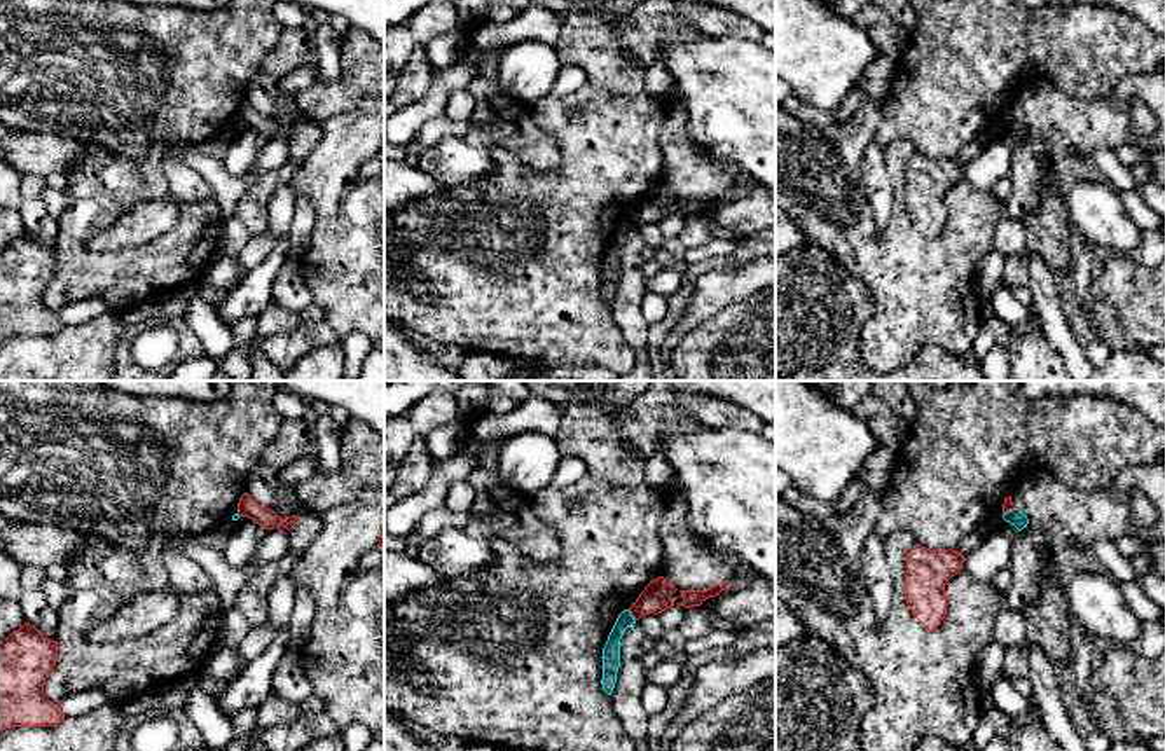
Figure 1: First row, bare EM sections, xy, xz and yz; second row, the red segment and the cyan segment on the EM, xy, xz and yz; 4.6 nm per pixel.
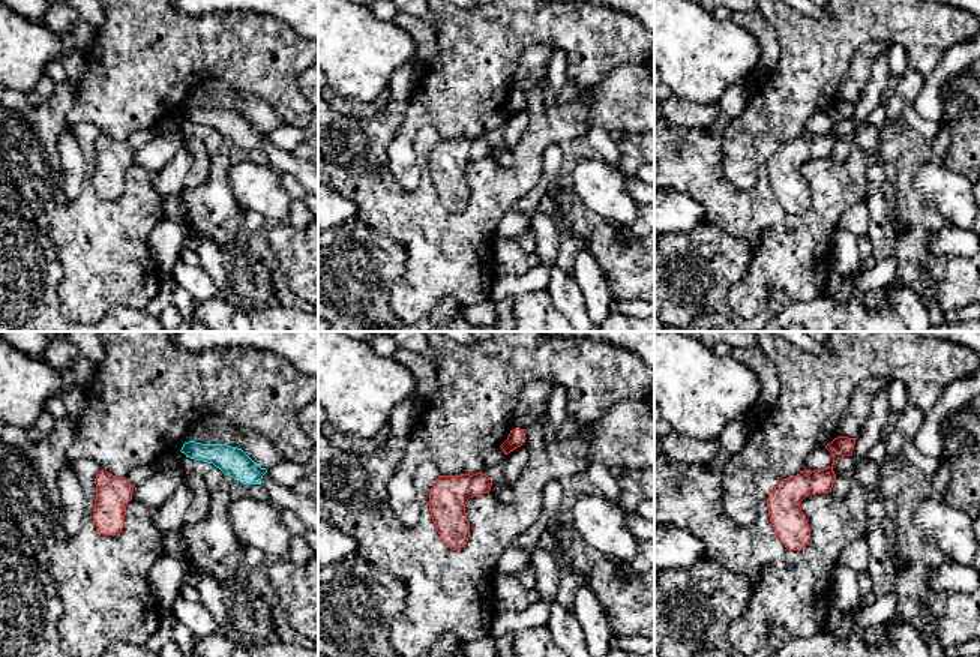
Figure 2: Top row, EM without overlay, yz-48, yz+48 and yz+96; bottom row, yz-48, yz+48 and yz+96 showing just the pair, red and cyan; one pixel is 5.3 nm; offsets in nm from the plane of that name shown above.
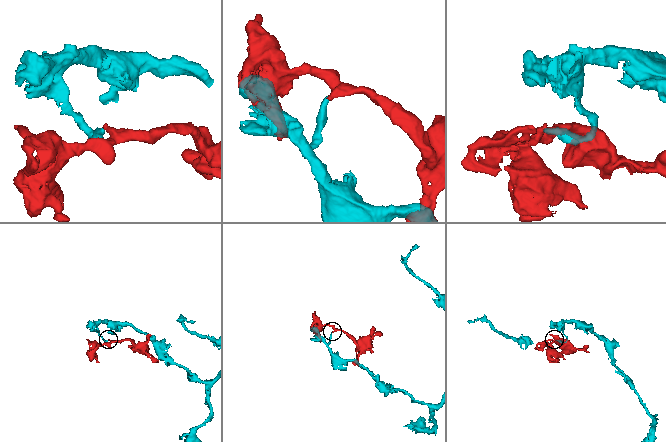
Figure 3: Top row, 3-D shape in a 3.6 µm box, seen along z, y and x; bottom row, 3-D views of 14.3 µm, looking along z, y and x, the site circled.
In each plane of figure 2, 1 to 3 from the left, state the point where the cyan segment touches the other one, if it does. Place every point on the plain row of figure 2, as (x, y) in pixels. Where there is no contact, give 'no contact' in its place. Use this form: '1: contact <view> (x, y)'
1: no contact
2: no contact
3: no contact

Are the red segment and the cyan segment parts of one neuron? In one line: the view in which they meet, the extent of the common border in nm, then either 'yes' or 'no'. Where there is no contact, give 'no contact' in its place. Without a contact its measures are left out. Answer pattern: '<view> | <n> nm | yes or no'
xz | 70 nm | no

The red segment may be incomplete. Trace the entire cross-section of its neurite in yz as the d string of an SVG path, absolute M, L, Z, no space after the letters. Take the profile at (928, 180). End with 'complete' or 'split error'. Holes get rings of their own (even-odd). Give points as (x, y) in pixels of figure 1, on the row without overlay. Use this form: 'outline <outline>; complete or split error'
outline M919 152L906 164L905 210L912 224L933 241L947 224L945 192L962 178L964 164Z; complete

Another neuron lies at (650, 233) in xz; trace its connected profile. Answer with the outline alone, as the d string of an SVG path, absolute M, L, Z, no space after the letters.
M653 222L641 225L639 229L636 229L636 232L639 234L643 245L660 246L664 239L658 224Z

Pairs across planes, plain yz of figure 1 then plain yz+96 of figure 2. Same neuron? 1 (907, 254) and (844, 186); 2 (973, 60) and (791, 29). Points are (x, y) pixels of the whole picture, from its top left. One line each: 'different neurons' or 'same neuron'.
1: same neuron
2: same neuron

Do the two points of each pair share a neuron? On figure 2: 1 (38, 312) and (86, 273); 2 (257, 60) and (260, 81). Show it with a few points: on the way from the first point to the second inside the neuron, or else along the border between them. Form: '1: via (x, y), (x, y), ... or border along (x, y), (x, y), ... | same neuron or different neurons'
1: border along (60, 263), (57, 302), (63, 315) | different neurons
2: via (260, 65), (260, 77) | same neuron

